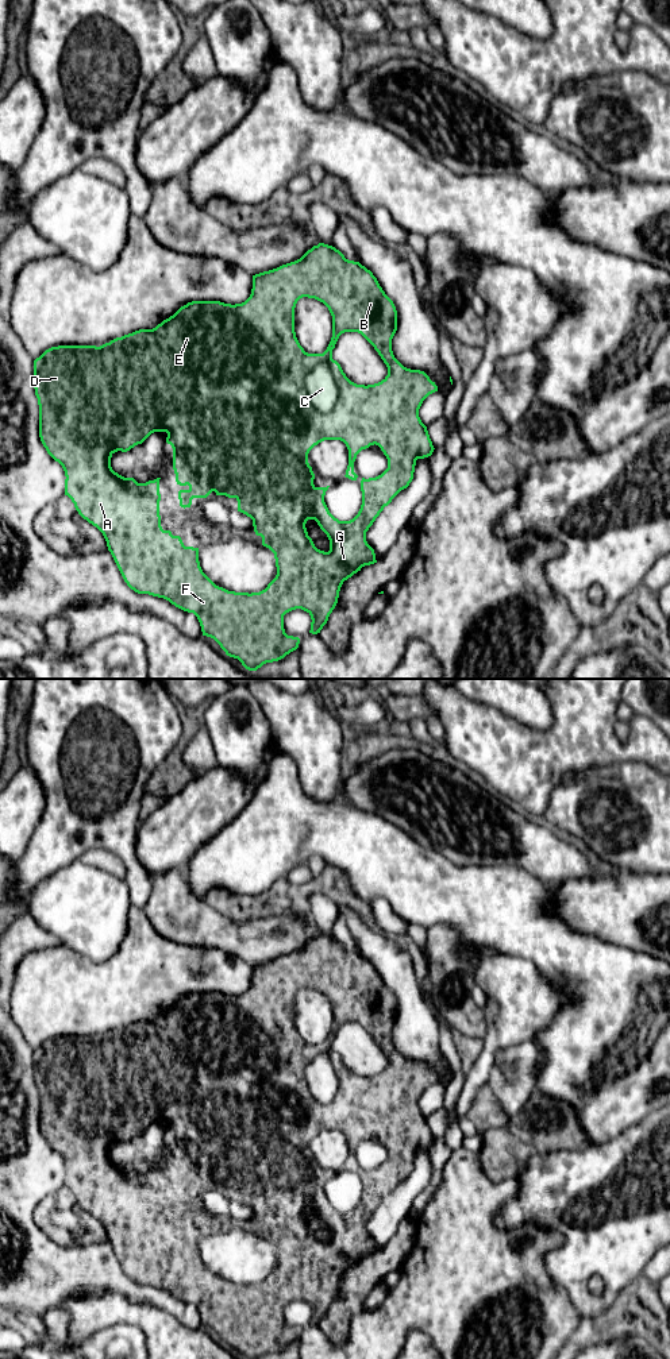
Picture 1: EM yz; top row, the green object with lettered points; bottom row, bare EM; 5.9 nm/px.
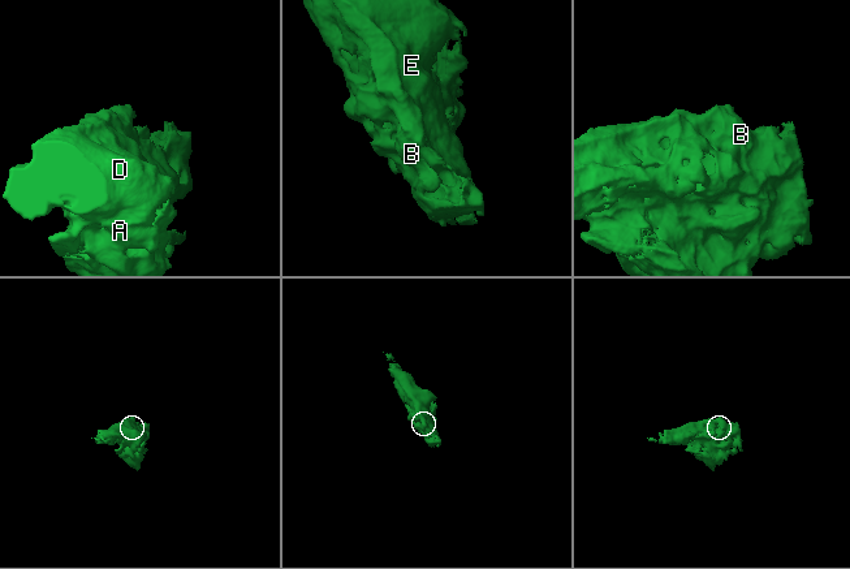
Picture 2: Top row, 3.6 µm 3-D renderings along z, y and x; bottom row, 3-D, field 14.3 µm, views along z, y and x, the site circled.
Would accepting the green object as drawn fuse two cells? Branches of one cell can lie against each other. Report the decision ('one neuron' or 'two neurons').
two neurons

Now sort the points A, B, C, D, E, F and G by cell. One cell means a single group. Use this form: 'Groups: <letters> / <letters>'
Groups: A B D E F G / C

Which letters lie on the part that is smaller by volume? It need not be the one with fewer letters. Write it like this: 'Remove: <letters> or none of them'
Remove: C

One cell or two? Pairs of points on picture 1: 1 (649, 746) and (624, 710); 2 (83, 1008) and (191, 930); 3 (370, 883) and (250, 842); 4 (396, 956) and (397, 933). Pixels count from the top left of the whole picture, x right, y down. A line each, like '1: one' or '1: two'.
1: two
2: two
3: one
4: two

